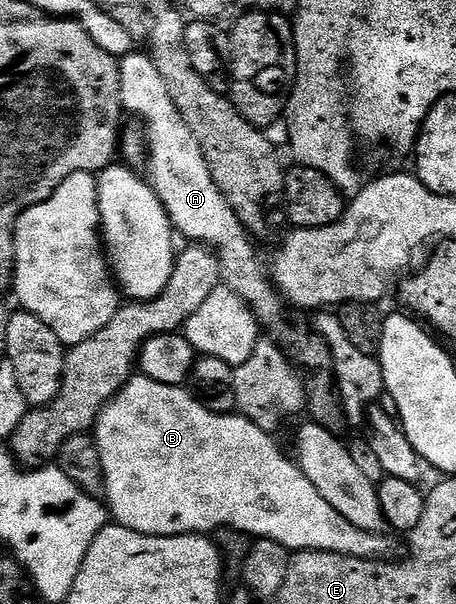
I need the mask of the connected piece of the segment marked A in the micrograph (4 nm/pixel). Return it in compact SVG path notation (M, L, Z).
M144 52L126 54L119 59L119 64L120 105L127 113L129 110L134 117L141 118L136 120L142 123L148 144L146 170L147 173L152 173L150 185L166 208L175 233L185 234L193 243L213 247L220 257L223 285L242 296L261 327L278 325L284 318L285 299L277 290L265 263L264 266L260 263L260 258L256 255L257 243L238 220L234 208L230 208L226 196L222 196L218 184L214 184L214 176L210 176L202 148L198 140L194 140L194 132L186 128L182 112L174 108L174 100L170 100L170 92L166 92L166 84L162 81L158 68L154 68L151 57Z

